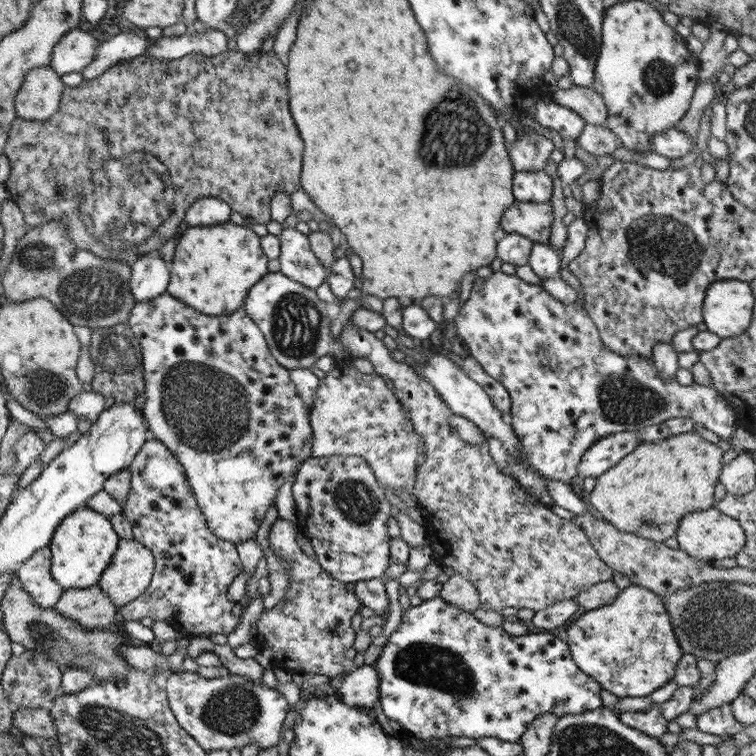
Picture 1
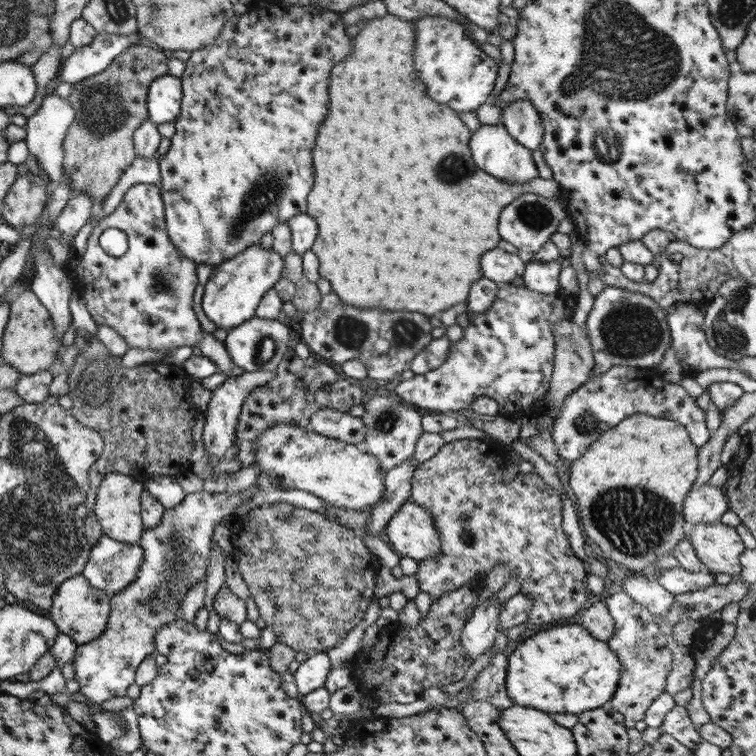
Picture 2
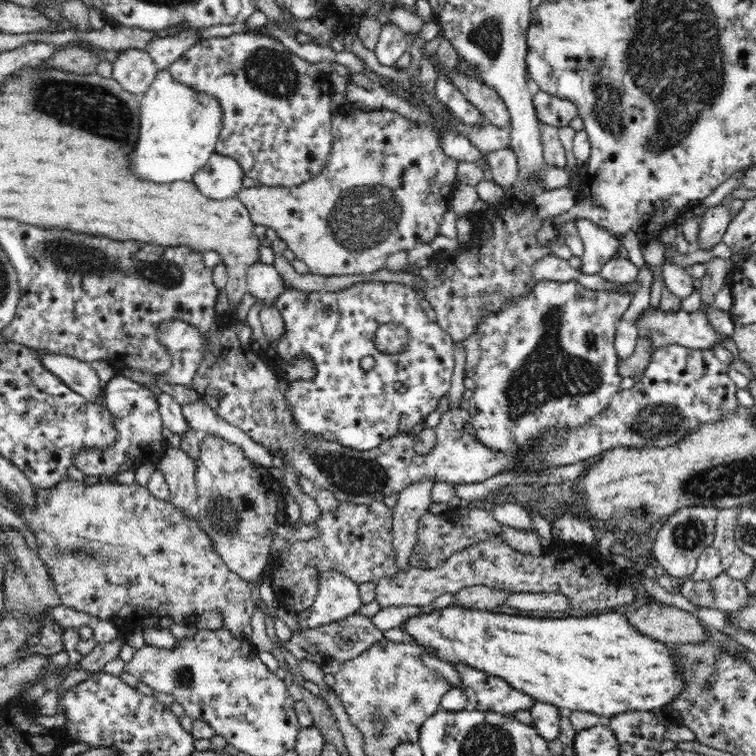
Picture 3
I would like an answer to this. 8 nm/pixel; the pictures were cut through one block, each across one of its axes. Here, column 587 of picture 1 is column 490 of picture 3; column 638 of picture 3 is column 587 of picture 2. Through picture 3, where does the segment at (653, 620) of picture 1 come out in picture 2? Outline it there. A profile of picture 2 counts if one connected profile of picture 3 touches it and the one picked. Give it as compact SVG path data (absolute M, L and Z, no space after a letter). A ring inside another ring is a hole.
M580 623L553 626L524 640L507 656L506 692L514 705L579 715L607 706L616 692L621 668L609 644L592 638Z

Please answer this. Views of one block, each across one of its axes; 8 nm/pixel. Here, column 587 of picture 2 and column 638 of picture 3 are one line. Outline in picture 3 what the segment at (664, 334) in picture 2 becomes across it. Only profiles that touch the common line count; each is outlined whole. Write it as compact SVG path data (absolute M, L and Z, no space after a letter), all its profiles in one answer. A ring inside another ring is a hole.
M648 309L638 320L639 337L650 338L653 341L653 348L664 348L668 344L678 344L679 346L693 350L710 350L717 345L722 345L727 338L726 335L718 334L710 325L706 314L701 310L692 313L686 313L680 310L676 313L663 312L658 309Z

